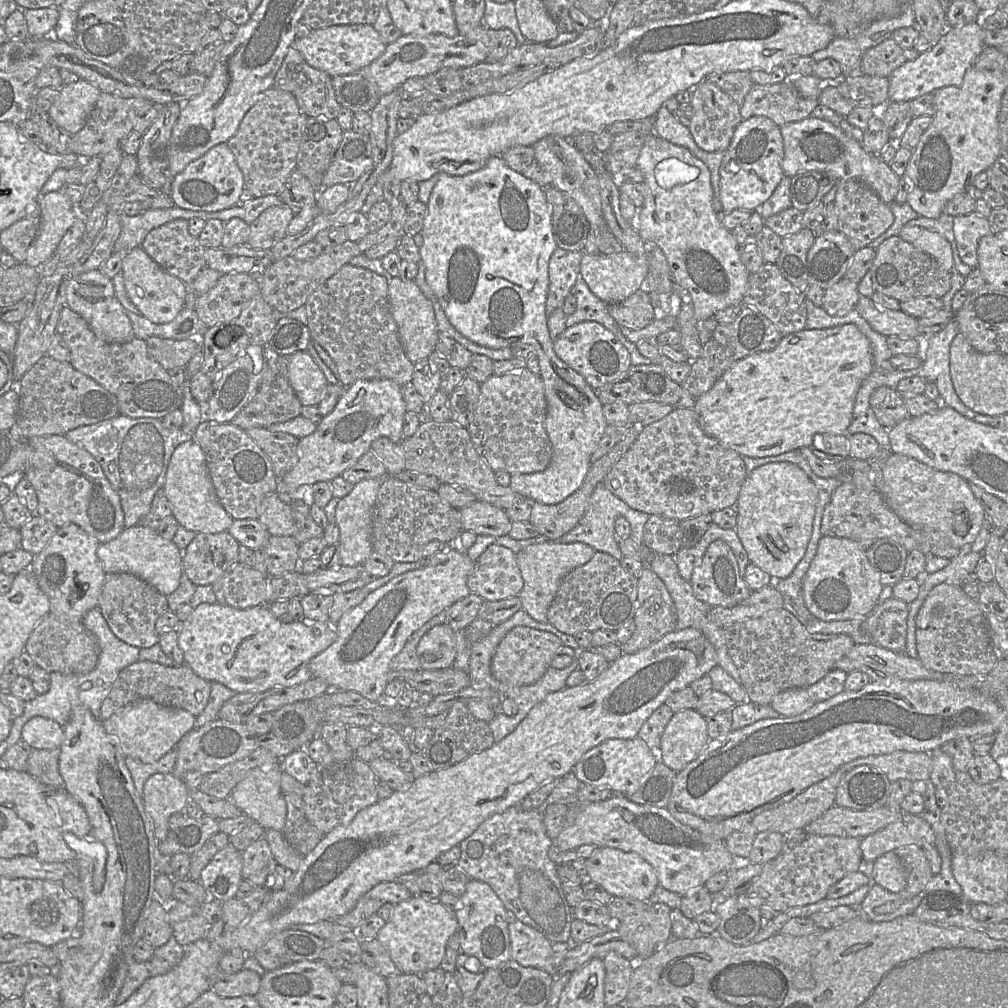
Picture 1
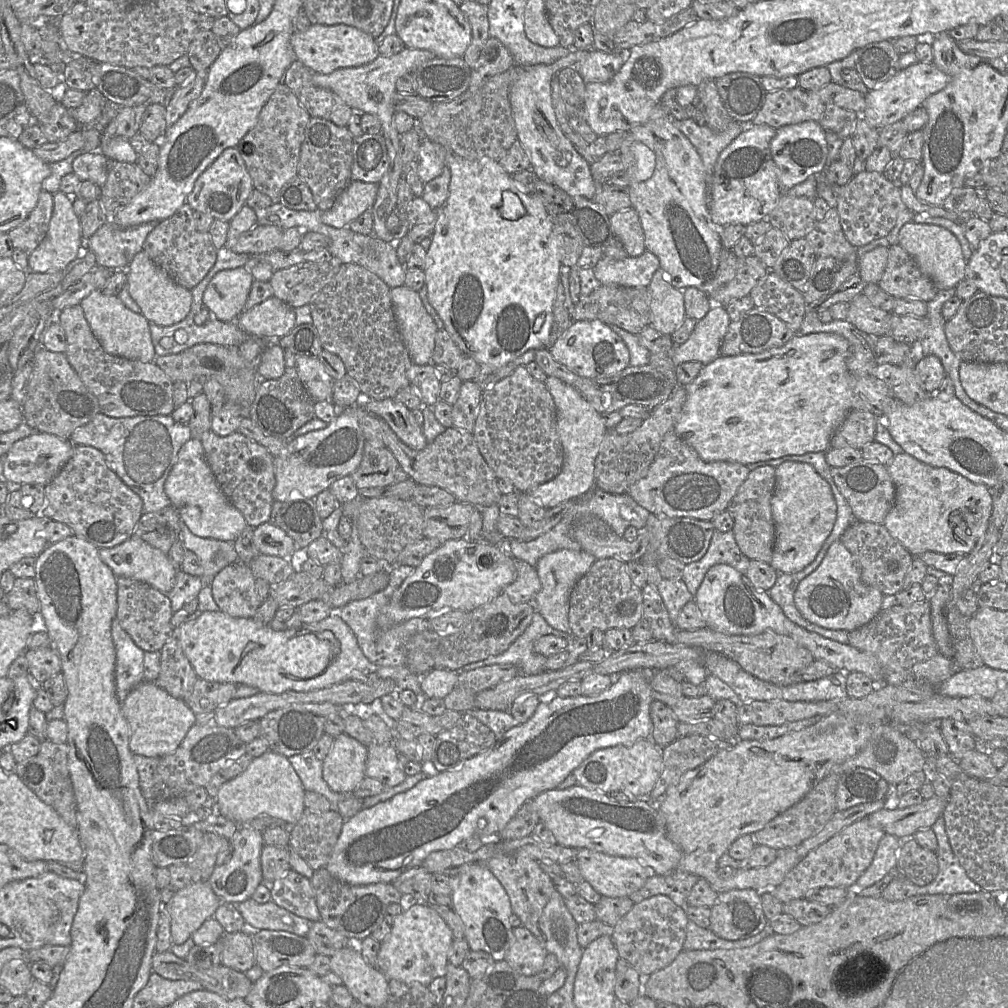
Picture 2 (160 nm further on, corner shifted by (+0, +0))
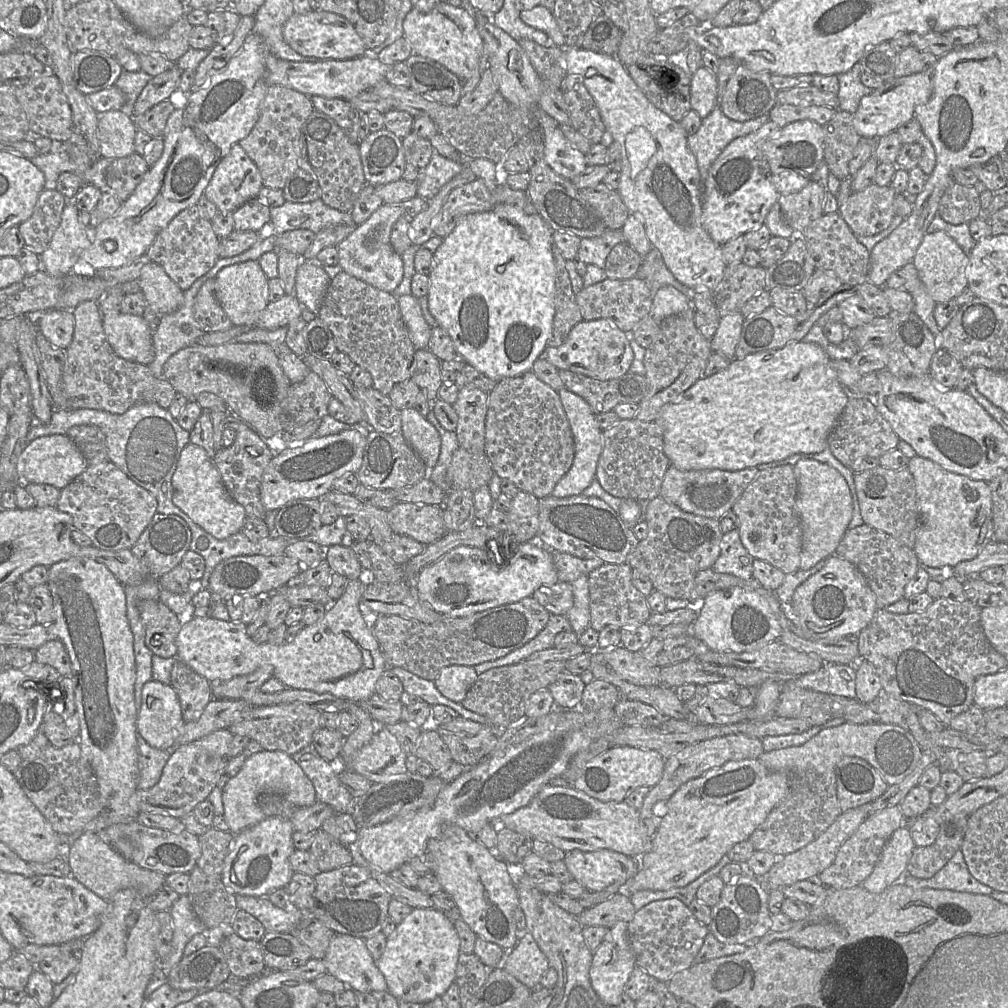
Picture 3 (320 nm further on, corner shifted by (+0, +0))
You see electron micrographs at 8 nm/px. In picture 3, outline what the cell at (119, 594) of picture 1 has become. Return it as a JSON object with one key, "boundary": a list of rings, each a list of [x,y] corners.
{"boundary":[[[142,600],[138,610],[145,630],[145,644],[156,656],[177,656],[176,637],[182,628],[177,614],[159,600]]]}

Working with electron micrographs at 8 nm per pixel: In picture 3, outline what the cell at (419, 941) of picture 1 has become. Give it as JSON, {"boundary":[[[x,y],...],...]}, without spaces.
{"boundary":[[[414,908],[387,937],[386,947],[376,961],[383,974],[387,990],[399,1002],[423,1003],[441,997],[455,980],[455,972],[460,955],[460,940],[453,921],[439,909]]]}

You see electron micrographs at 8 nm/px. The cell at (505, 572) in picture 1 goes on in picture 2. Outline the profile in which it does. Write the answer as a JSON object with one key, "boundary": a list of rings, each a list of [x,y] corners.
{"boundary":[[[514,559],[516,577],[507,585],[502,593],[514,603],[533,604],[536,595],[541,590],[541,581],[535,567],[520,559]]]}

